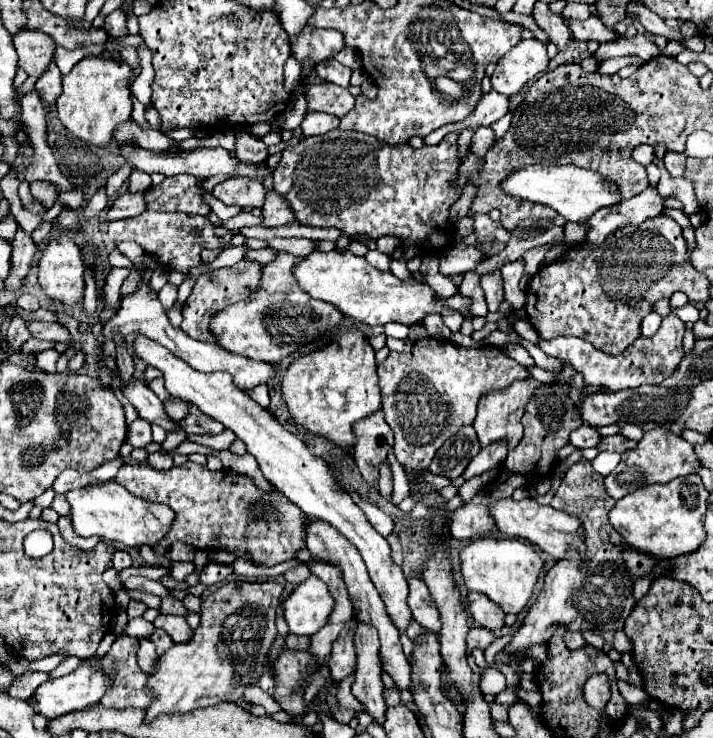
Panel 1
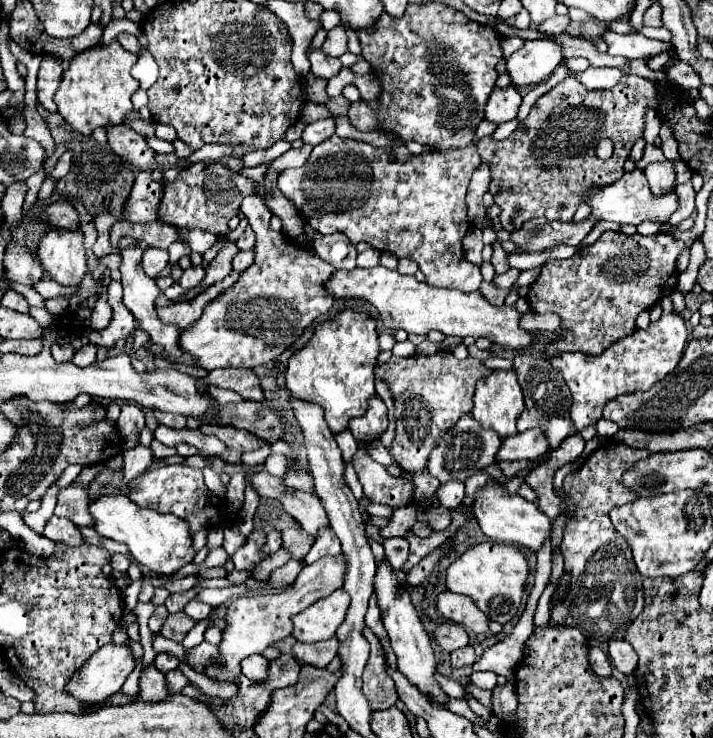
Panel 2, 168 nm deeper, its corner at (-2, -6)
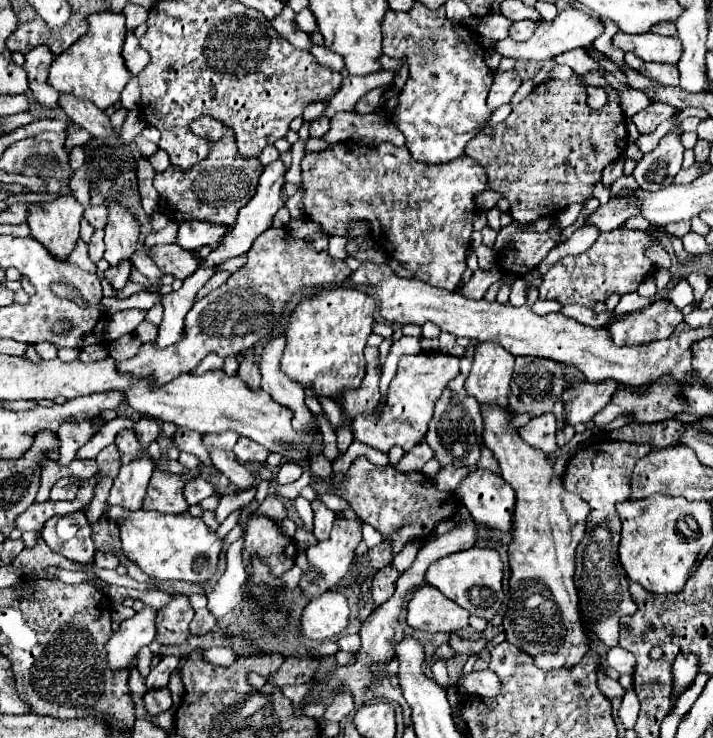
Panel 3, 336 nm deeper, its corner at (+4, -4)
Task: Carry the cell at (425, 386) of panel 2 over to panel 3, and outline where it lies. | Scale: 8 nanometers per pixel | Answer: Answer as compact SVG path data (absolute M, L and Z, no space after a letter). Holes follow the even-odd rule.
M420 353L402 357L398 363L398 373L388 389L386 411L382 417L360 415L360 419L354 419L354 437L382 453L388 453L392 445L400 445L404 453L412 451L424 441L428 423L434 415L434 405L458 373L458 357L448 353Z

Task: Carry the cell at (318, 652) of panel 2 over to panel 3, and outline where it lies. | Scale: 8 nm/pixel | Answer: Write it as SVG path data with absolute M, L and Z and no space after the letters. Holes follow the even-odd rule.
M354 633L354 635L342 635L342 637L338 637L336 643L338 643L338 647L340 647L342 651L356 653L358 647L360 647L360 637L358 637L358 633Z

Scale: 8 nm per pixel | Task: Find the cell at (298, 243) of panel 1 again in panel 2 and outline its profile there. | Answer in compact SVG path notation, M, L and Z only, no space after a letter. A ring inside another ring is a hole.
M250 249L250 251L240 251L240 253L234 257L234 261L232 261L232 269L234 269L234 271L244 271L246 267L252 265L252 259L254 259L254 251L252 251L252 249Z

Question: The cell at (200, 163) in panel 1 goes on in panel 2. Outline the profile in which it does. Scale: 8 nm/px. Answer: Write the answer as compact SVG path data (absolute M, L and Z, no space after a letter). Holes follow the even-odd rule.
M110 125L110 129L106 129L106 135L112 151L128 161L134 169L150 169L150 163L154 163L154 151L148 147L146 139L138 135L132 127Z

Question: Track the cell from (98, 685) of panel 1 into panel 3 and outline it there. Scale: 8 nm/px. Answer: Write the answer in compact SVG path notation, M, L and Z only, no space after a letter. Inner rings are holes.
M144 607L132 619L122 621L118 631L112 633L110 641L106 643L106 665L112 673L128 669L138 649L154 641L156 635L154 619L156 619L156 609Z

